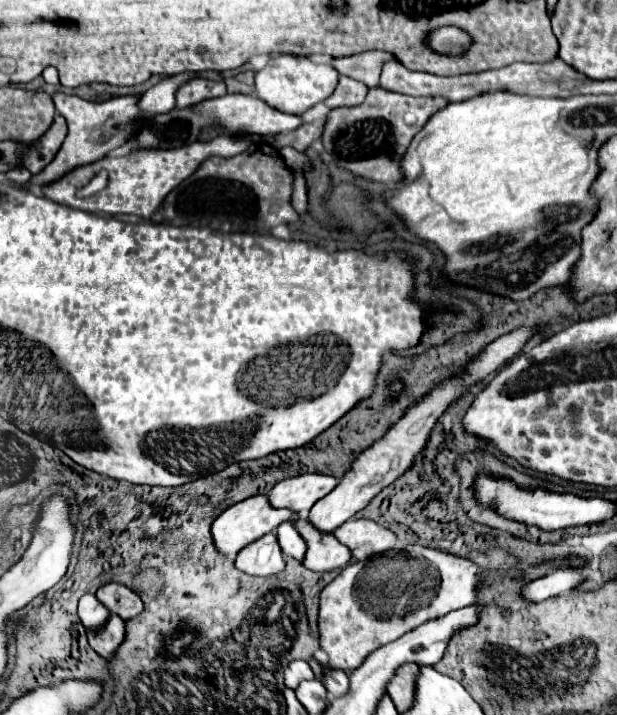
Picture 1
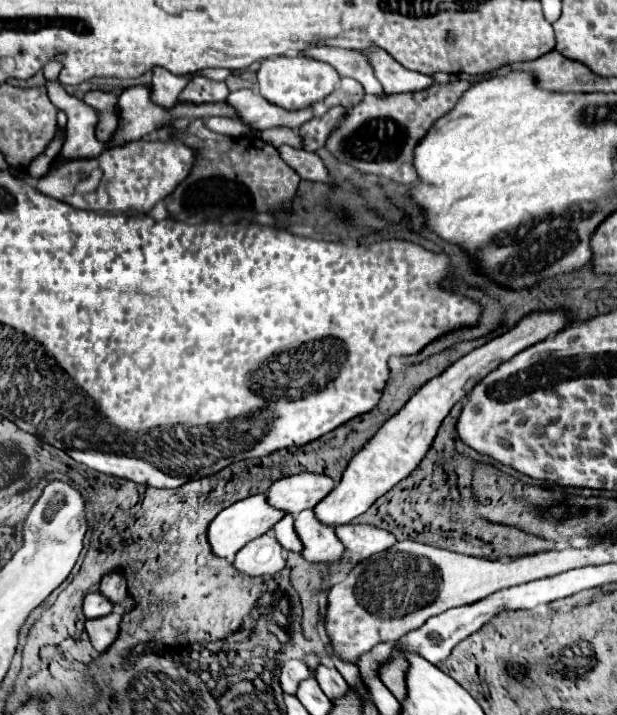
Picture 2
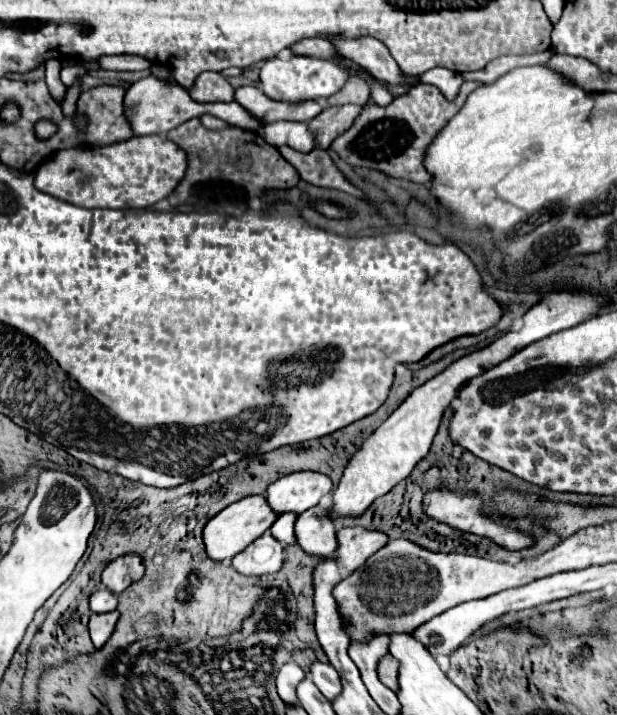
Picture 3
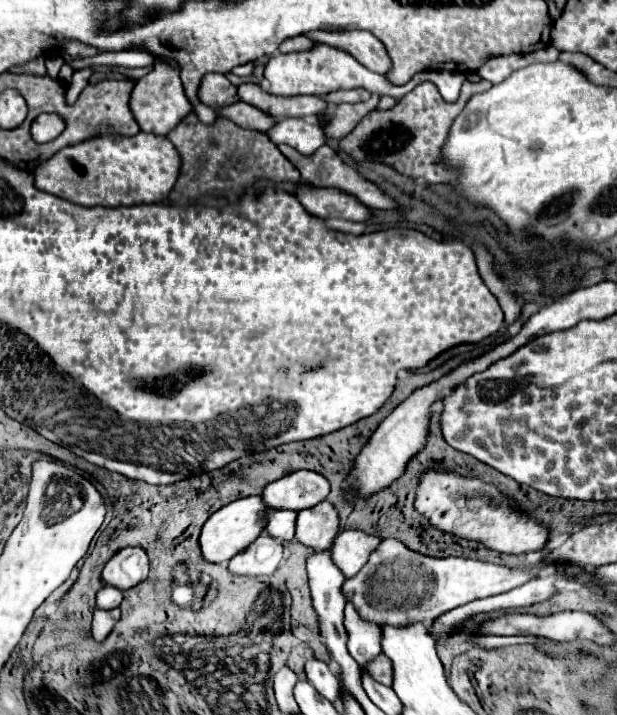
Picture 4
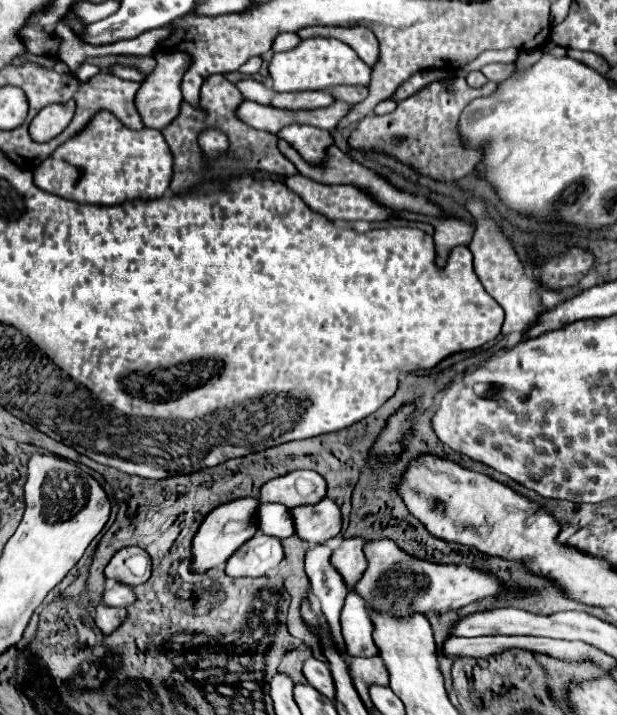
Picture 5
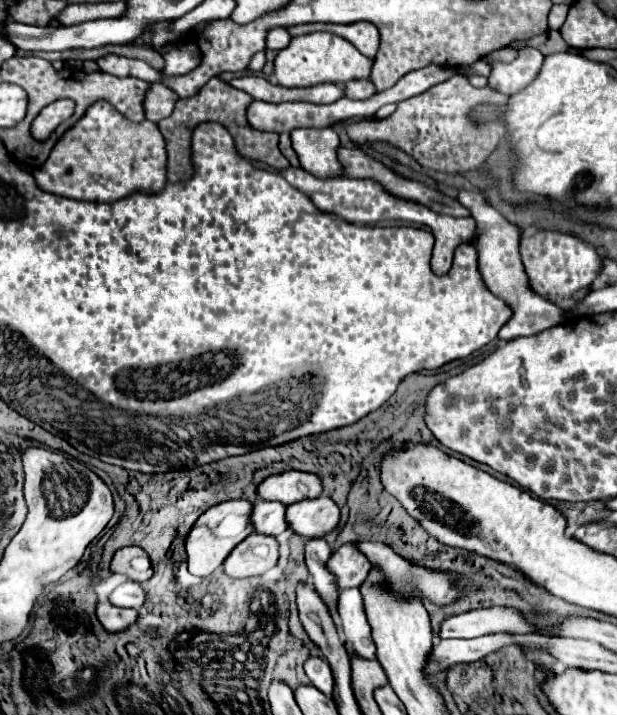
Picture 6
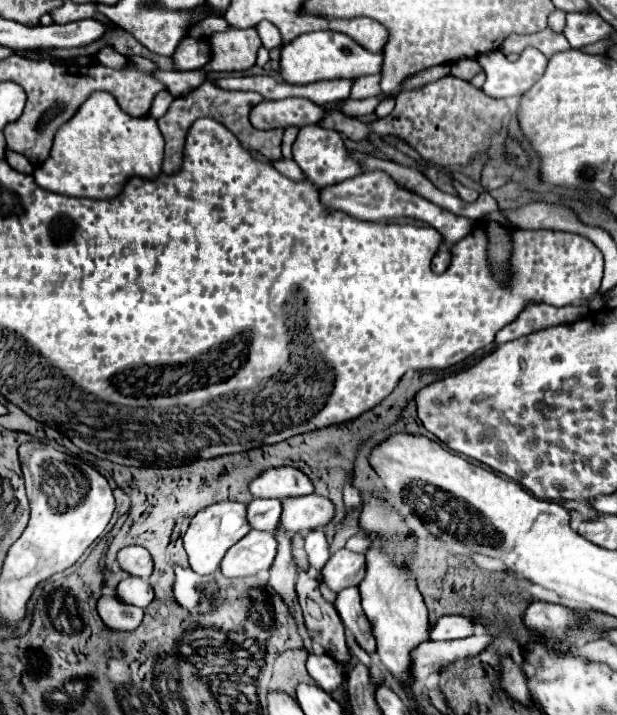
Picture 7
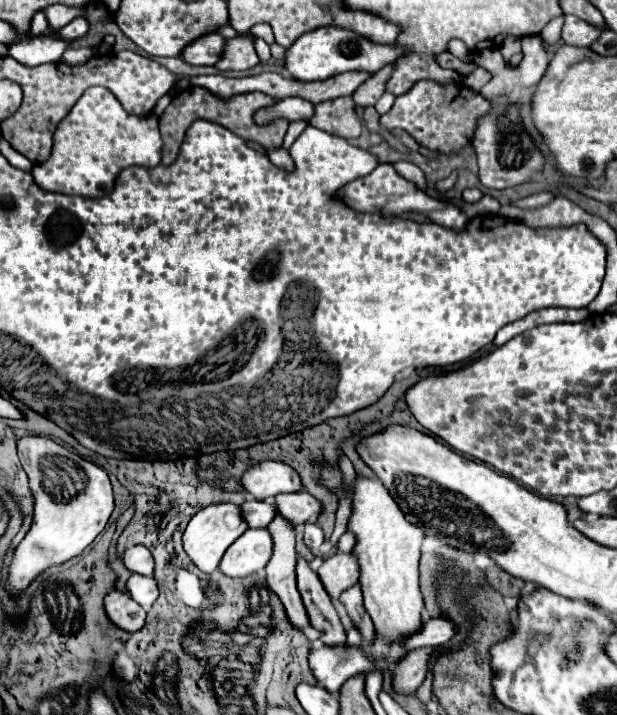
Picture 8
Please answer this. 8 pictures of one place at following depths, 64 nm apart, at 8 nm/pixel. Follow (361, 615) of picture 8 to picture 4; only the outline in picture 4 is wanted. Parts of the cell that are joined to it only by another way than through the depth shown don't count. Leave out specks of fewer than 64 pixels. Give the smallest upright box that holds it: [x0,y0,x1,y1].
[344,602,382,666]

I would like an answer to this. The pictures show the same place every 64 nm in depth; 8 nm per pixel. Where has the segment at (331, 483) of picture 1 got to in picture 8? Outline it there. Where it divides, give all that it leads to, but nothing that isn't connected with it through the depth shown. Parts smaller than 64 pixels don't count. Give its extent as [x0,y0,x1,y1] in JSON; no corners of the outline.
[242,462,302,500]

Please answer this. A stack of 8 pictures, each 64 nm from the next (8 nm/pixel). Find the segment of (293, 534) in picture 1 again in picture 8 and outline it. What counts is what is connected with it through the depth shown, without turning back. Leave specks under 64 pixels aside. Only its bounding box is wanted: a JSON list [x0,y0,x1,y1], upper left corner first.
[240,498,276,528]

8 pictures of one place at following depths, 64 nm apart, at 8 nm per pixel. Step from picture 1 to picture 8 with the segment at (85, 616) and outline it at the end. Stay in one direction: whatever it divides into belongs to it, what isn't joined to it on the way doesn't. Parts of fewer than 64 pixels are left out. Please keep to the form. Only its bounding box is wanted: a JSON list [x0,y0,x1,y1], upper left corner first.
[128,574,158,610]

